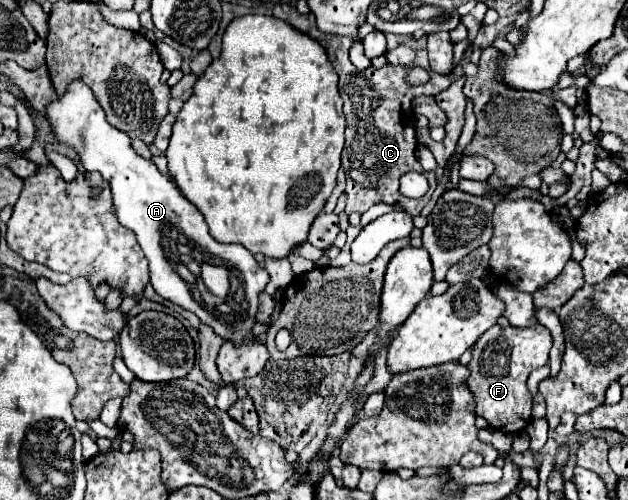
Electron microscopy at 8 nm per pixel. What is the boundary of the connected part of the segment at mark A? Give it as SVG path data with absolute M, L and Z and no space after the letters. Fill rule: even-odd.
M74 81L68 87L66 95L48 107L48 123L52 125L58 141L70 145L76 151L76 155L82 159L82 165L86 171L98 171L98 173L102 173L102 177L106 181L110 181L110 187L114 191L114 207L116 207L118 221L126 229L134 231L138 245L146 253L146 259L150 261L150 285L154 287L154 291L160 297L180 305L182 309L192 311L194 315L198 315L200 323L212 327L212 331L216 335L220 335L224 341L230 341L238 347L244 341L244 337L252 331L254 317L256 317L258 305L260 305L258 293L262 293L269 282L269 274L266 269L258 269L256 259L242 245L222 245L208 233L208 225L206 225L204 217L200 215L200 211L196 211L196 207L192 207L180 195L176 185L168 177L164 177L152 161L142 159L130 147L130 137L126 133L108 125L104 111L98 105L98 101L94 99L88 85L84 85L82 81ZM178 233L184 235L188 241L194 241L196 245L200 245L210 255L220 257L228 263L234 263L234 267L238 267L240 273L244 275L244 293L246 293L248 311L246 311L246 317L242 321L238 321L234 327L220 321L210 311L206 311L202 305L198 305L198 302L189 294L191 291L186 286L187 283L176 273L176 267L172 267L172 263L168 261L164 245L170 243L172 237Z

